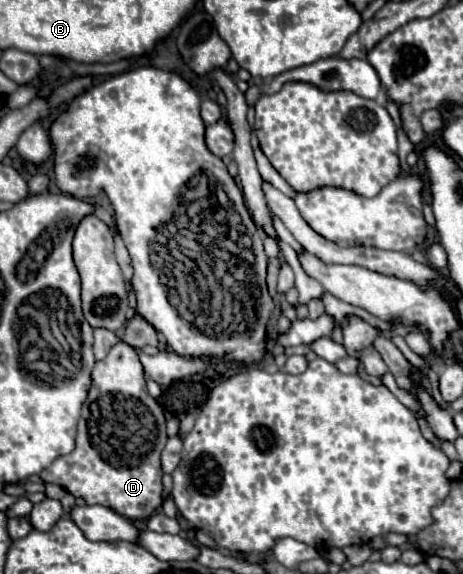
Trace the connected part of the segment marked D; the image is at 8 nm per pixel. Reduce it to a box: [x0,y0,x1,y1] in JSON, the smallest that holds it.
[41,341,167,519]

